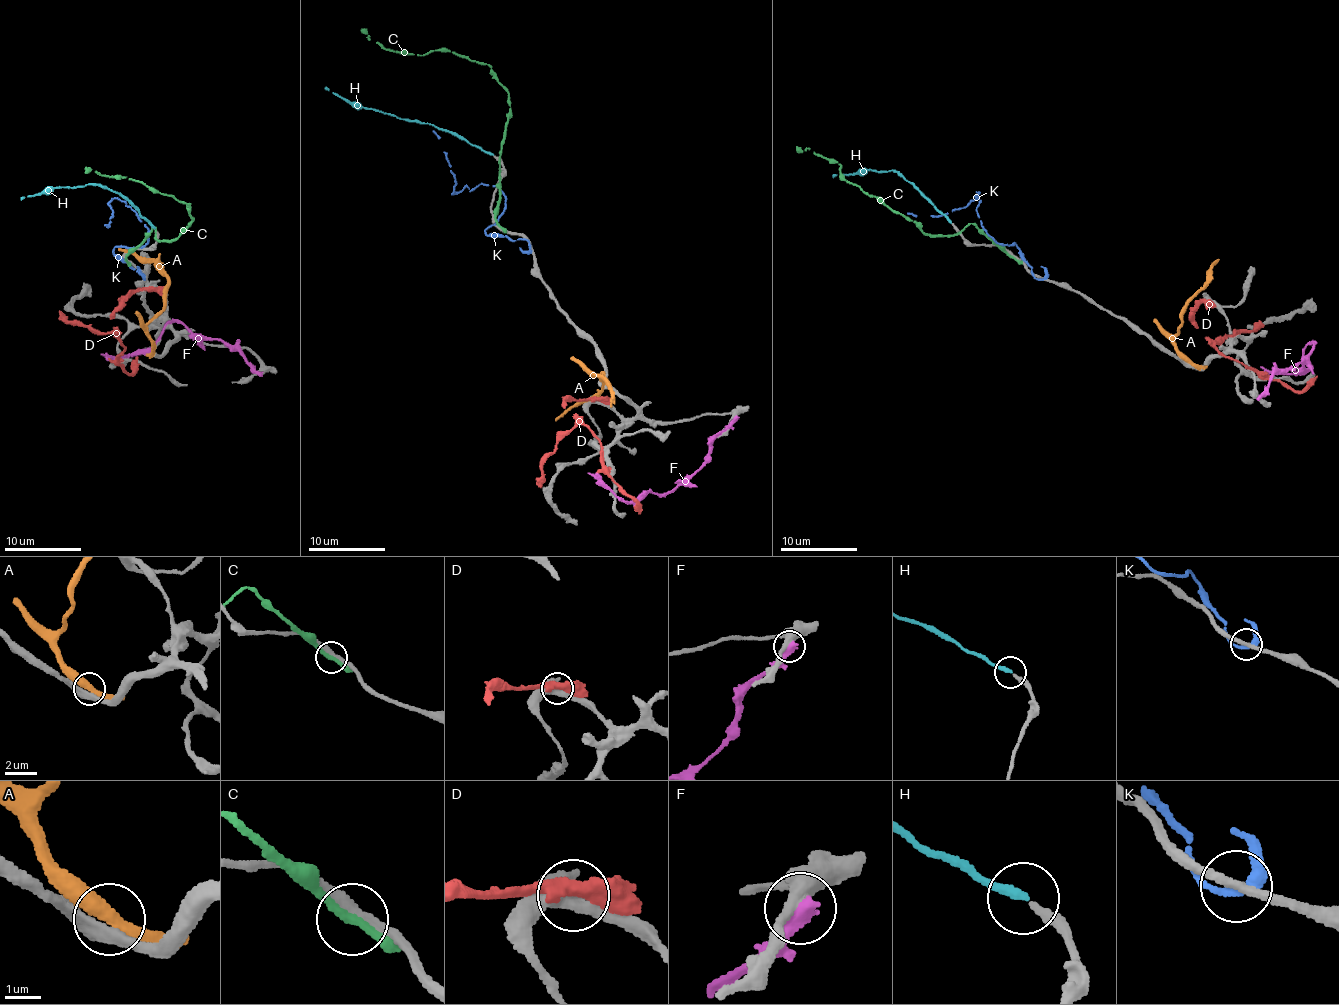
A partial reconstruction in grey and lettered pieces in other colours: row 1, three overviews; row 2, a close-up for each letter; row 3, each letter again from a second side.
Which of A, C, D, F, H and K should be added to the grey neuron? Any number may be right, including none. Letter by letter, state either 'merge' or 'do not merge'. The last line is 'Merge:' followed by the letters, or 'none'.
A: do not merge
C: do not merge
D: do not merge
F: do not merge
H: merge
K: do not merge
Merge: H

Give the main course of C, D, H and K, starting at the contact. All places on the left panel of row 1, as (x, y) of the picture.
C: (126, 260), (153, 228), (156, 239), (172, 241), (190, 227), (190, 204), (127, 176), (99, 175), (86, 167)
D: (155, 288), (133, 291), (111, 318), (125, 348), (116, 358), (119, 365), (131, 372), (138, 356)
H: (153, 228), (117, 192), (91, 184), (45, 188), (39, 194), (21, 199)
K: (143, 277), (114, 248), (146, 244), (148, 231), (136, 212), (115, 199), (105, 225)

